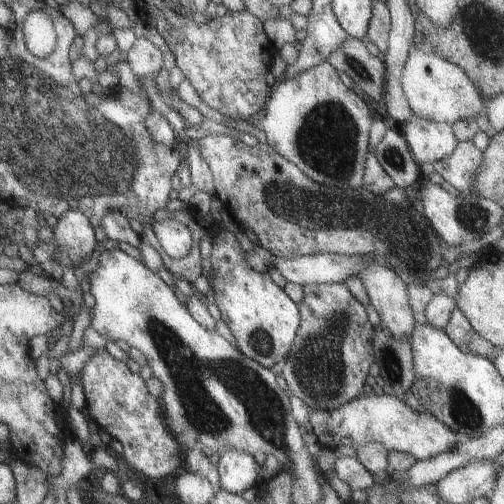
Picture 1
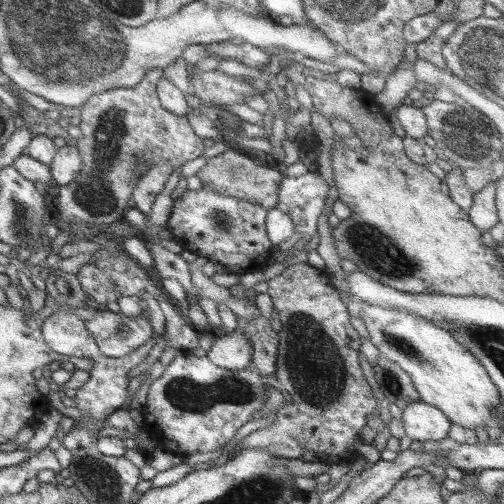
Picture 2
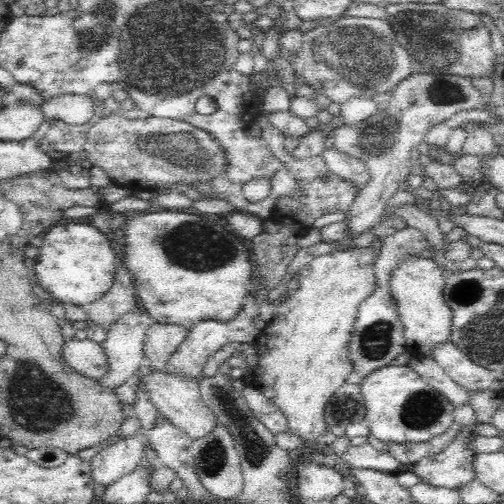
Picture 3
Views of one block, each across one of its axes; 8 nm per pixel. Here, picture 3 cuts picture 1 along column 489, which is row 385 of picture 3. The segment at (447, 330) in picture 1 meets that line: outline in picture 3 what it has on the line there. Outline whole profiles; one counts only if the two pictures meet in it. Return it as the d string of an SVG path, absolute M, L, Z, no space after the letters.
M356 380L350 384L344 384L340 392L336 392L332 400L326 404L324 416L328 426L348 428L350 424L364 424L366 404L362 396L362 386Z

